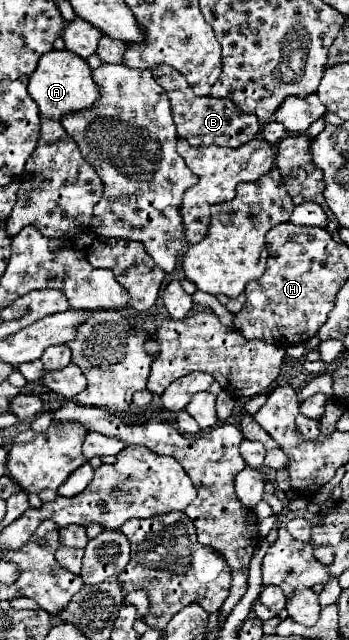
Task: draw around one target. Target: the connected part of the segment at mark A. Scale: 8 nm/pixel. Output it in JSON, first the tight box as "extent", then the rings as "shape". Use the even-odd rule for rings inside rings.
{"extent":[28,50,98,120],"shape":[[[50,50],[38,60],[38,66],[28,82],[28,92],[34,98],[34,102],[38,104],[40,116],[54,118],[54,120],[60,120],[68,112],[90,108],[98,100],[98,86],[92,78],[90,66],[86,64],[84,58],[68,50],[62,50],[62,52]]]}

